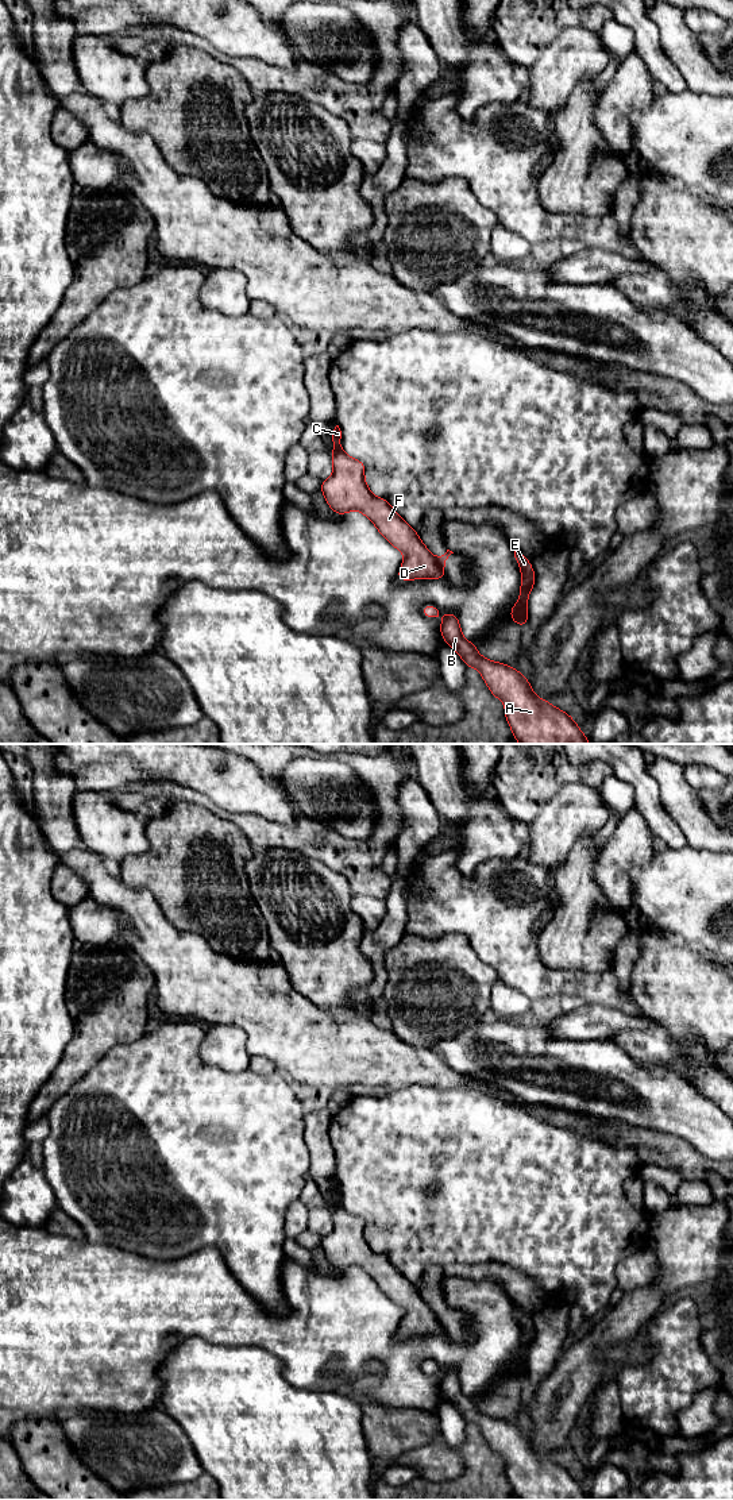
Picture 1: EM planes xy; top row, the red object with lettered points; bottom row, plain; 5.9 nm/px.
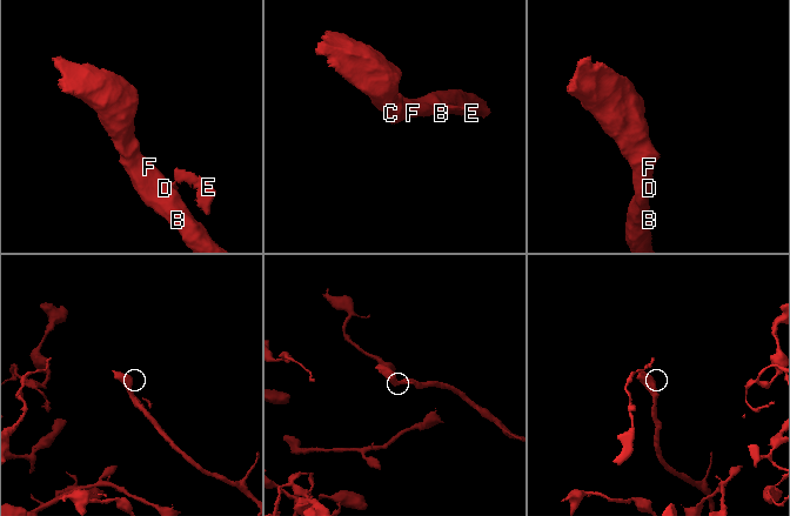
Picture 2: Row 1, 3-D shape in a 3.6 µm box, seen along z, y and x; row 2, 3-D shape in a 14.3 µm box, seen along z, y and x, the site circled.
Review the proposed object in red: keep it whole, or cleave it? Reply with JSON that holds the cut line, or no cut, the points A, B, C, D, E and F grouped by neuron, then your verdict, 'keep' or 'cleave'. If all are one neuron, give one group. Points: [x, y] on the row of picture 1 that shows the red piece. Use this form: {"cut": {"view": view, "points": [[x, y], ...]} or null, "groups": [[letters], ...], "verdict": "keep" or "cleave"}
{"cut": {"view": "xy", "points": [[435, 558], [442, 567]]}, "groups": [["A", "B", "C", "D", "F"], ["E"]], "verdict": "cleave"}

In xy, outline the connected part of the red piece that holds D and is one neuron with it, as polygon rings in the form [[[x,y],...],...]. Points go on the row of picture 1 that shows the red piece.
[[[336,425],[332,432],[335,448],[329,452],[333,474],[320,486],[328,506],[340,516],[350,510],[359,510],[394,548],[404,554],[398,581],[447,578],[443,567],[424,545],[417,532],[393,509],[387,500],[371,493],[364,479],[363,462],[350,458],[343,451],[340,439],[342,431]]]

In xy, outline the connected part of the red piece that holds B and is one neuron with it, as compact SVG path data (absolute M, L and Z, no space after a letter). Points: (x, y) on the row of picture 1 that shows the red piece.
M444 613L440 633L467 668L475 667L490 693L505 703L506 721L520 744L590 744L574 718L548 699L541 701L517 668L481 656L477 645L463 637L455 613Z

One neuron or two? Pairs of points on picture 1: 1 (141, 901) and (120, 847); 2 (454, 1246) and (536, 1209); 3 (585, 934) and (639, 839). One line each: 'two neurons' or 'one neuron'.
1: two neurons
2: one neuron
3: one neuron

